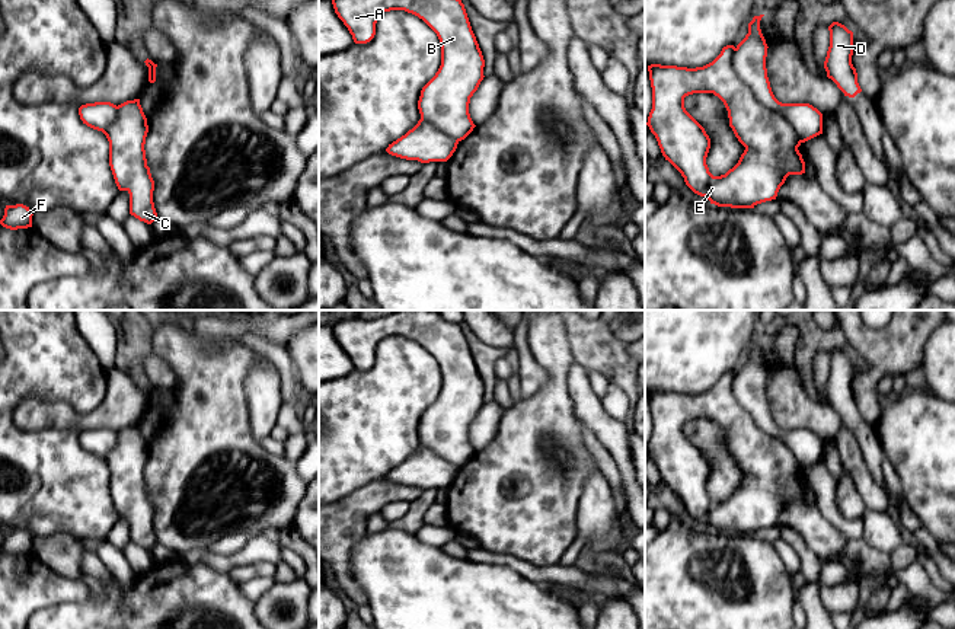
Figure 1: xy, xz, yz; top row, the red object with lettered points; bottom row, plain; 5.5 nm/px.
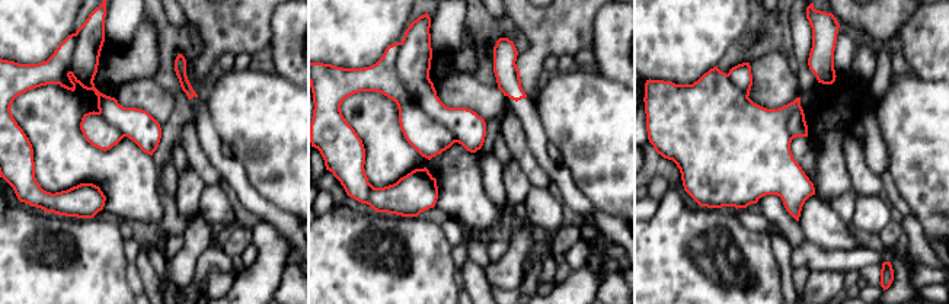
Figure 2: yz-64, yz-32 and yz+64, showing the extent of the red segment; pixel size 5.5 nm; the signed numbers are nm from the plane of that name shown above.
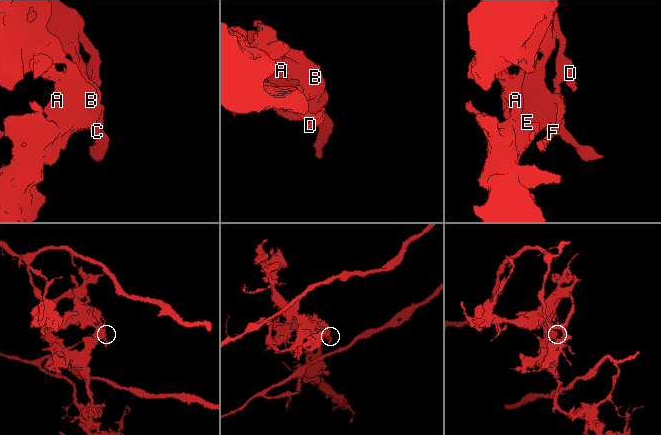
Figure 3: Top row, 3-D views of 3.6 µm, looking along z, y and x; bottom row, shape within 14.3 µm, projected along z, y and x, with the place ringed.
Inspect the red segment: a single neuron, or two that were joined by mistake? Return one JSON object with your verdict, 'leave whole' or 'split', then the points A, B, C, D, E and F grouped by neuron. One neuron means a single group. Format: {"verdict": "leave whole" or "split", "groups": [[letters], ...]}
{"verdict": "split", "groups": [["A", "B", "C", "E"], ["D", "F"]]}

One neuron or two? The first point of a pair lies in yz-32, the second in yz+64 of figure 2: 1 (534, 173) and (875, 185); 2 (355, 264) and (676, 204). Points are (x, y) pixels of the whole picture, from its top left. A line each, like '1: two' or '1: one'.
1: one
2: one

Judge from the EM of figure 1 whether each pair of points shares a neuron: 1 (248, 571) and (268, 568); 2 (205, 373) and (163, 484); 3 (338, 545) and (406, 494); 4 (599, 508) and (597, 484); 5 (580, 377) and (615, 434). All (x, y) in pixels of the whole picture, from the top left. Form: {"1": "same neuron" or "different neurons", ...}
{"1": "same neuron", "2": "same neuron", "3": "same neuron", "4": "same neuron", "5": "same neuron"}

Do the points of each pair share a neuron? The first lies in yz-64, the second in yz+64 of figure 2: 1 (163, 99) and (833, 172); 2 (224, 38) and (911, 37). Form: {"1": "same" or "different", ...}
{"1": "different", "2": "different"}

